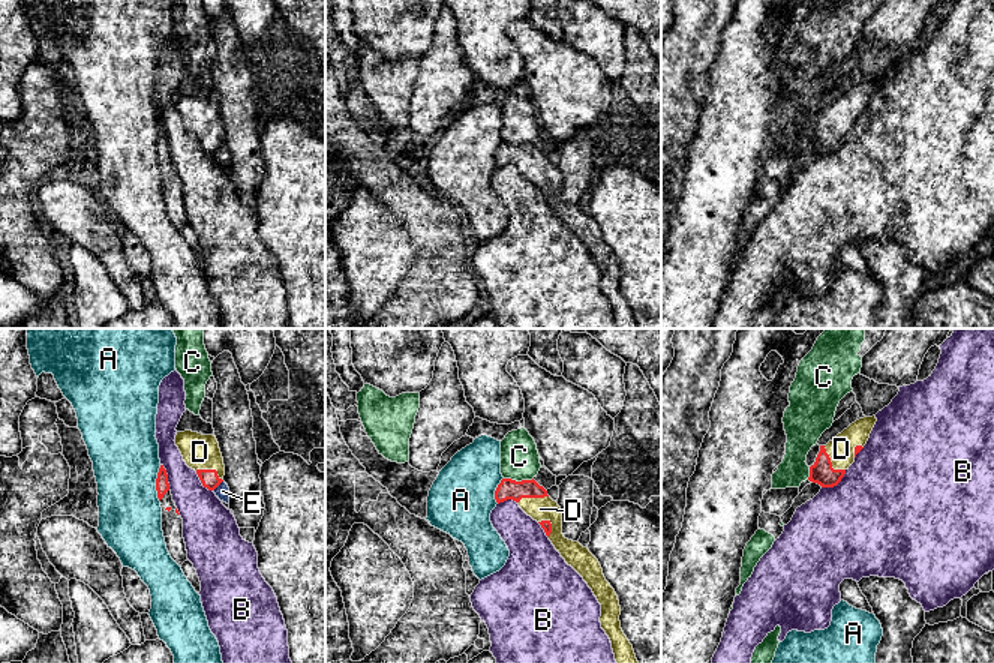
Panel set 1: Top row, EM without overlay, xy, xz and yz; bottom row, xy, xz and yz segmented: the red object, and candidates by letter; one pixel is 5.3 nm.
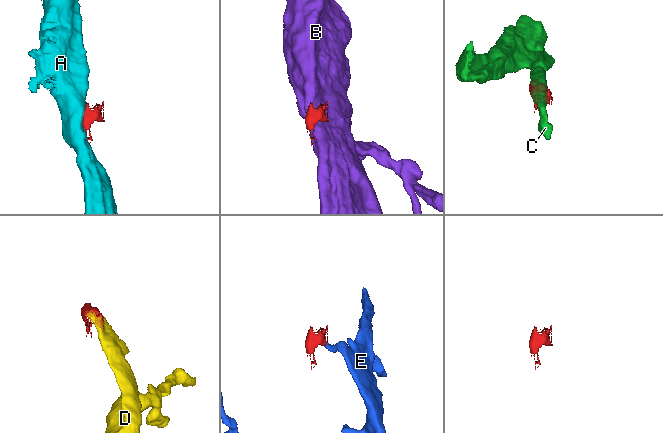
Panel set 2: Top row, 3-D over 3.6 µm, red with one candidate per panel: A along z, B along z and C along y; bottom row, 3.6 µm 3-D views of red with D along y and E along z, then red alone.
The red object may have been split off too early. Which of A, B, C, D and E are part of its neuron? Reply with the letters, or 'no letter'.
D

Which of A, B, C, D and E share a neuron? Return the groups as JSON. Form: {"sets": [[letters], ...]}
{"sets": [["A"], ["B"], ["C"], ["D"], ["E"]]}

